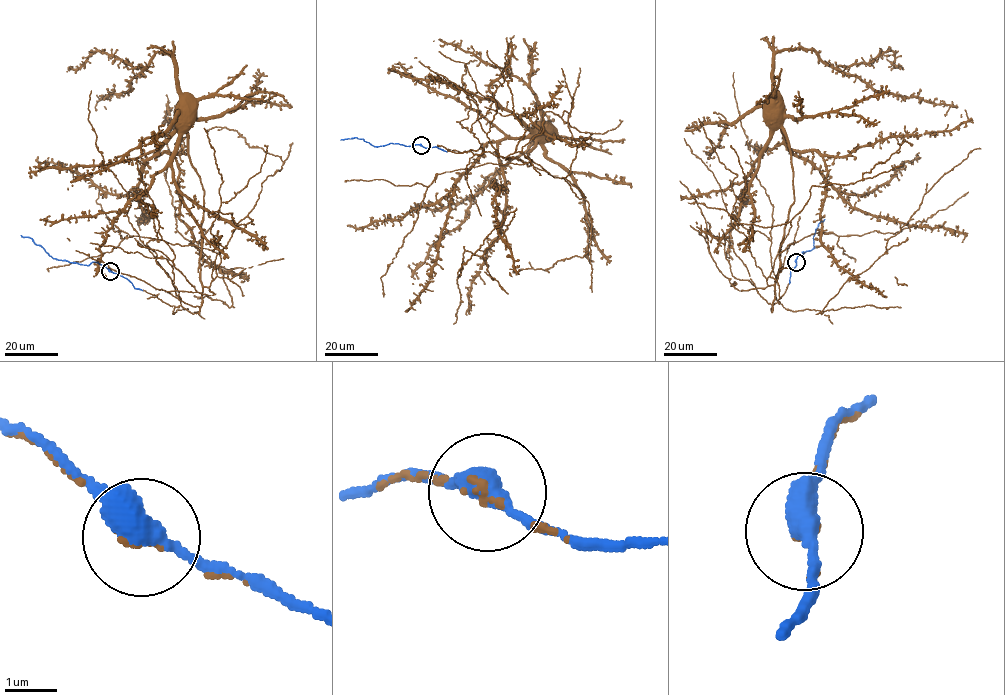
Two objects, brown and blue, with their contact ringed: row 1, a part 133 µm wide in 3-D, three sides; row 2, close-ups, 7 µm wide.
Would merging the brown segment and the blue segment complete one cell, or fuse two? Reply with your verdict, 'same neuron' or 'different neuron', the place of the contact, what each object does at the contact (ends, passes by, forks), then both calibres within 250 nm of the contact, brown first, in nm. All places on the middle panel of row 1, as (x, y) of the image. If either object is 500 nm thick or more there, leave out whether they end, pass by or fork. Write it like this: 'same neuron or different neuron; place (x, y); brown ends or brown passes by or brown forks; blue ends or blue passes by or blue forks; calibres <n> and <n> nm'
same neuron; place (421, 145); brown ends; blue passes by; calibres 110 and 400 nm

